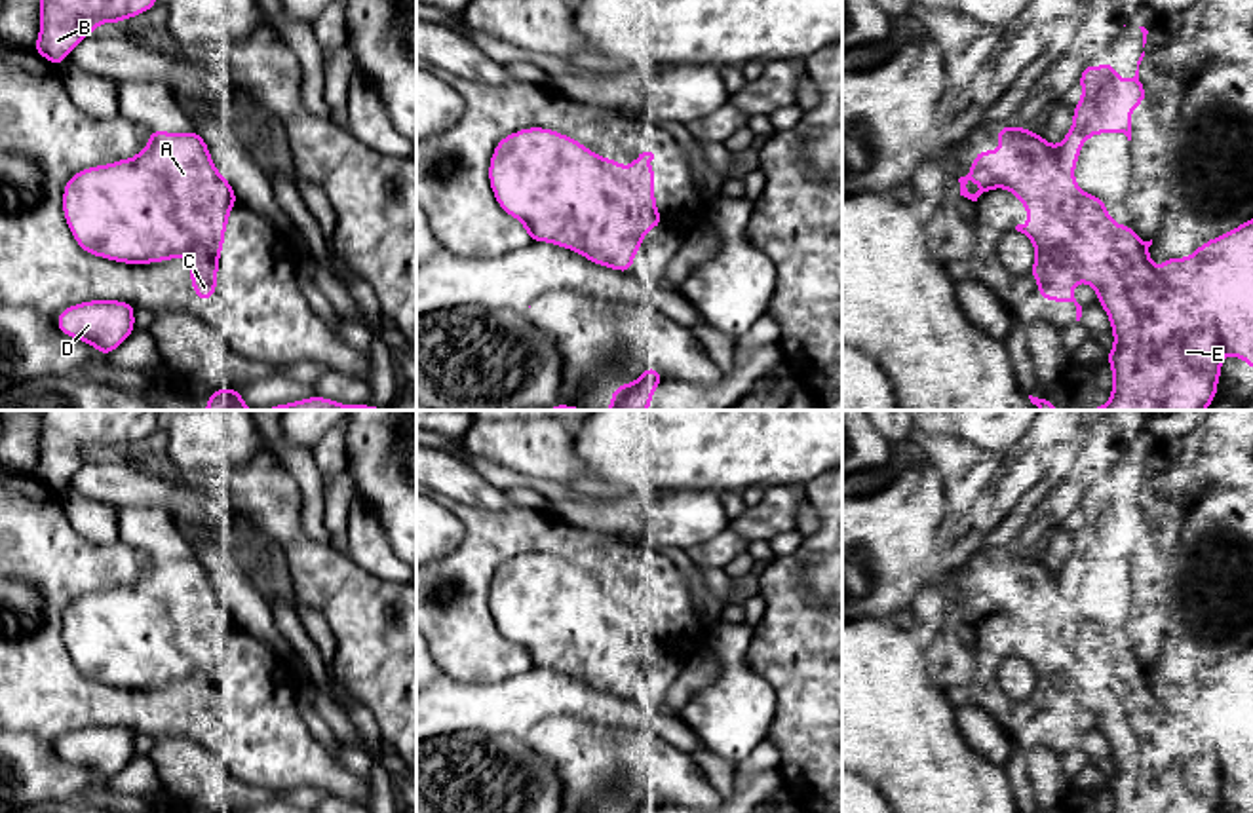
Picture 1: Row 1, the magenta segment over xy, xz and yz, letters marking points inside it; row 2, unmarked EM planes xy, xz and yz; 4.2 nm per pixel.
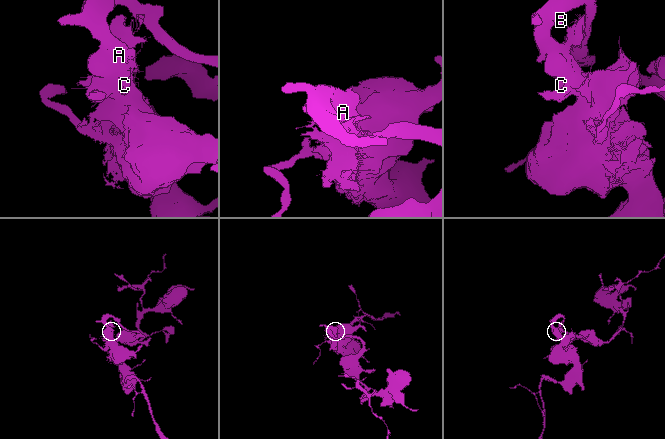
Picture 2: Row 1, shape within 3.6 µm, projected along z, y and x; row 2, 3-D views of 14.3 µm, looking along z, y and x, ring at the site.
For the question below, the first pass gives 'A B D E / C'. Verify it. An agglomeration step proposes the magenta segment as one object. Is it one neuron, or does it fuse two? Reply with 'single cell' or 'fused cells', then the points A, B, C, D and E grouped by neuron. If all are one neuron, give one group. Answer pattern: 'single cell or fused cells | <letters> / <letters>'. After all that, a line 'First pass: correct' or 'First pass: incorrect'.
fused cells | A B D E / C
First pass: correct

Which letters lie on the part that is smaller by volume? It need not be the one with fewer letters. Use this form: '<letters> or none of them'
C

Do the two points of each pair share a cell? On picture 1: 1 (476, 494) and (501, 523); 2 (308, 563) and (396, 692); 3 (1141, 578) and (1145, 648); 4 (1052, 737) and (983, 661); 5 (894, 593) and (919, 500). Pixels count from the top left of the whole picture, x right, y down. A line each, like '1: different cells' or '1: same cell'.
1: different cells
2: same cell
3: same cell
4: same cell
5: same cell

